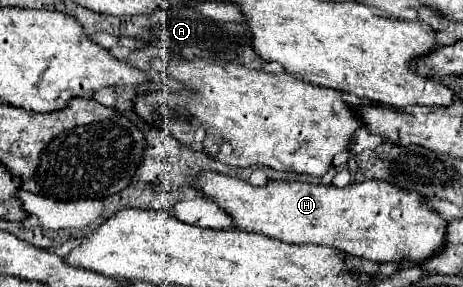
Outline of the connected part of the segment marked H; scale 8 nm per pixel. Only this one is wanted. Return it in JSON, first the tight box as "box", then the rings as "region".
{"box":[194,170,446,262],"region":[[[204,170],[200,176],[194,178],[194,188],[198,188],[204,196],[212,198],[218,206],[224,206],[224,210],[228,210],[228,214],[232,214],[232,222],[236,222],[236,228],[238,230],[246,230],[246,232],[258,232],[262,236],[268,236],[268,238],[274,238],[274,240],[284,240],[288,244],[318,244],[318,246],[330,246],[330,248],[336,248],[340,252],[346,252],[350,256],[358,256],[358,258],[366,258],[366,260],[372,260],[372,262],[402,262],[402,260],[410,260],[410,262],[422,262],[426,260],[428,256],[432,256],[436,250],[442,248],[444,244],[444,230],[446,230],[446,220],[440,218],[436,212],[428,210],[426,206],[422,206],[422,198],[412,192],[412,190],[402,190],[398,186],[392,186],[388,182],[382,182],[382,180],[366,180],[366,182],[352,182],[344,188],[338,188],[334,184],[304,184],[304,182],[286,182],[286,180],[272,180],[268,182],[266,186],[252,186],[250,182],[244,182],[240,178],[230,178],[226,174],[220,174],[220,172],[212,172],[212,170]]]}

